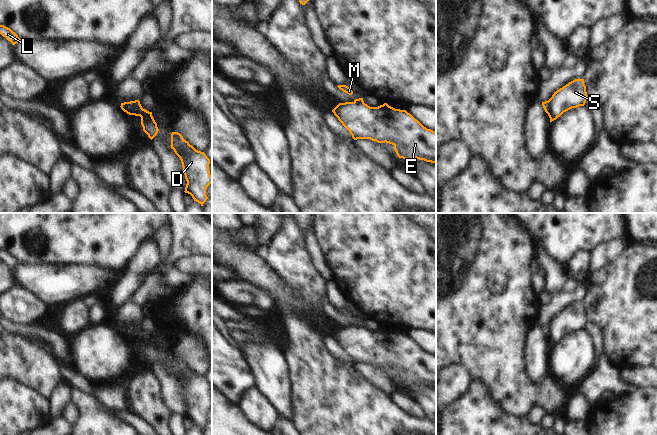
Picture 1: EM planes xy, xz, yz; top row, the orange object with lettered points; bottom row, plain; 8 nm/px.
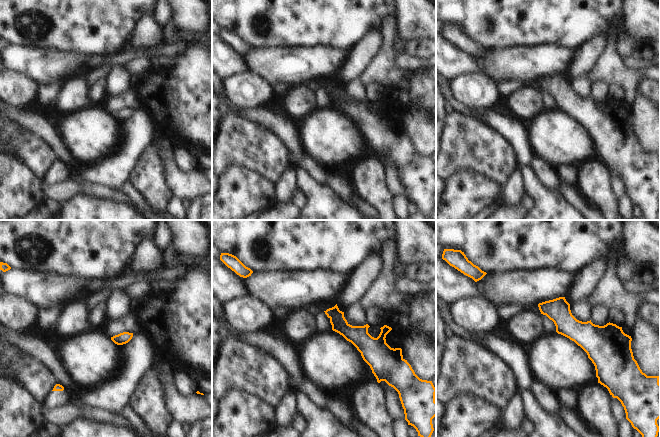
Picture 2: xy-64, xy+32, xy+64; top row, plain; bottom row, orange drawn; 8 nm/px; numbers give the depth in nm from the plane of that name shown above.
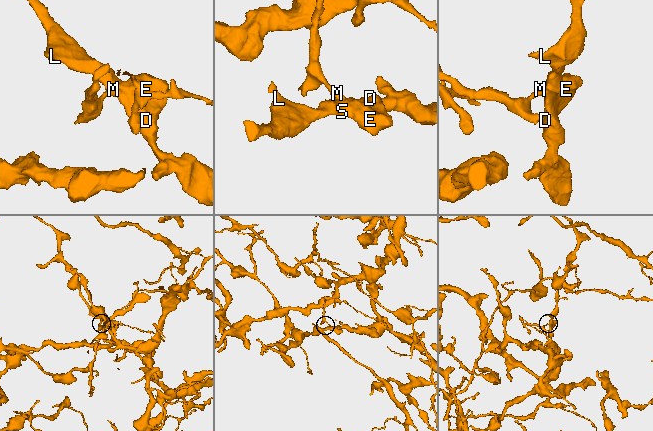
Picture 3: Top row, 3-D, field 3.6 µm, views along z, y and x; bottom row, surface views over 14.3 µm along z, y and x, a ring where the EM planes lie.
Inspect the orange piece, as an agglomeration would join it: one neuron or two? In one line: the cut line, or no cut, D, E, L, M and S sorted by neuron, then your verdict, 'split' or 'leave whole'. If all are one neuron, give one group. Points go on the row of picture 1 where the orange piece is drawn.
xy (135, 100), (138, 103), (139, 110), (133, 114) | D E L S / M | split

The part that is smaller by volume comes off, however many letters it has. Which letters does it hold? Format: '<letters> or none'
M

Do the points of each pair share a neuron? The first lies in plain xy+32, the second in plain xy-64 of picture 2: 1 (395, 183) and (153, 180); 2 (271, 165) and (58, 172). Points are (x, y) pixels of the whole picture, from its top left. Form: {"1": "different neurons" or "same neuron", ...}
{"1": "different neurons", "2": "different neurons"}

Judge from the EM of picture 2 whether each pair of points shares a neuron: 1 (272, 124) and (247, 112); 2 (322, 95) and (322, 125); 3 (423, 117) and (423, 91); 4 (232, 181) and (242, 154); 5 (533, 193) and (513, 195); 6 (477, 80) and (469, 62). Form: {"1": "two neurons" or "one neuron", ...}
{"1": "one neuron", "2": "two neurons", "3": "two neurons", "4": "two neurons", "5": "two neurons", "6": "two neurons"}

